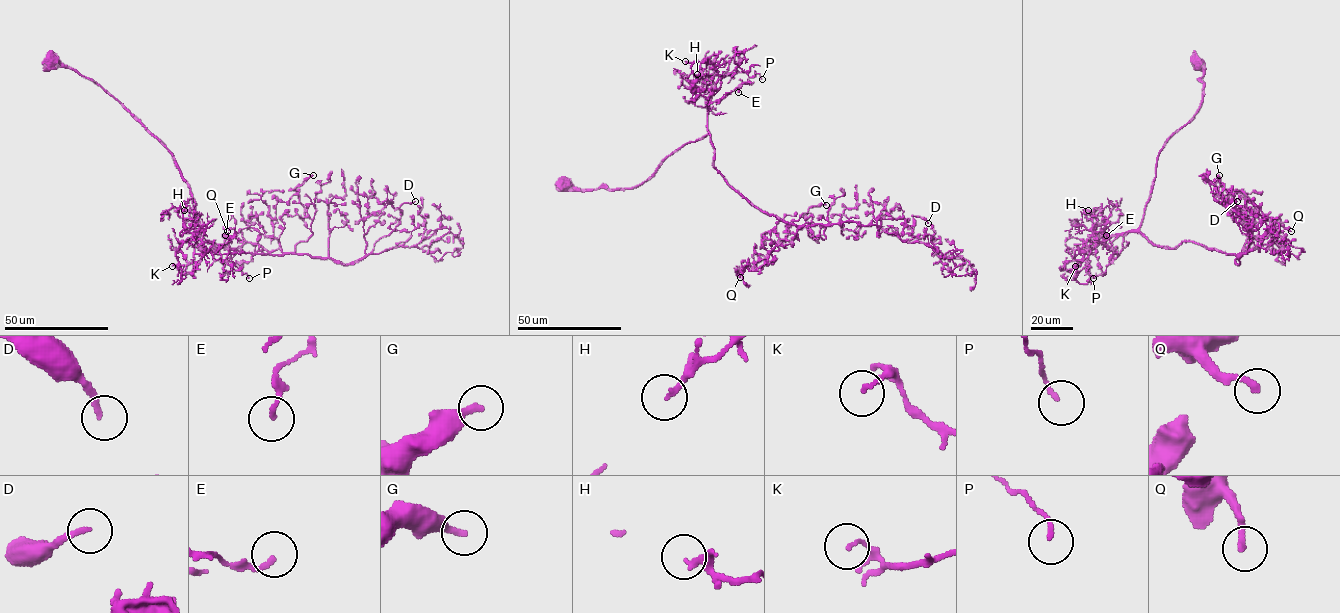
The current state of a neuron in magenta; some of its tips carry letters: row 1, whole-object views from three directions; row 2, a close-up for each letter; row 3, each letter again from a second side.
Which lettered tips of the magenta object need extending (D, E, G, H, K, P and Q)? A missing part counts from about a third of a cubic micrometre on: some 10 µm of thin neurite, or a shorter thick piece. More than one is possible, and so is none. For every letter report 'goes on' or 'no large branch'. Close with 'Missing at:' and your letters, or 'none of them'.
D: no large branch
E: no large branch
G: no large branch
H: no large branch
K: no large branch
P: no large branch
Q: no large branch
Missing at: none of them

